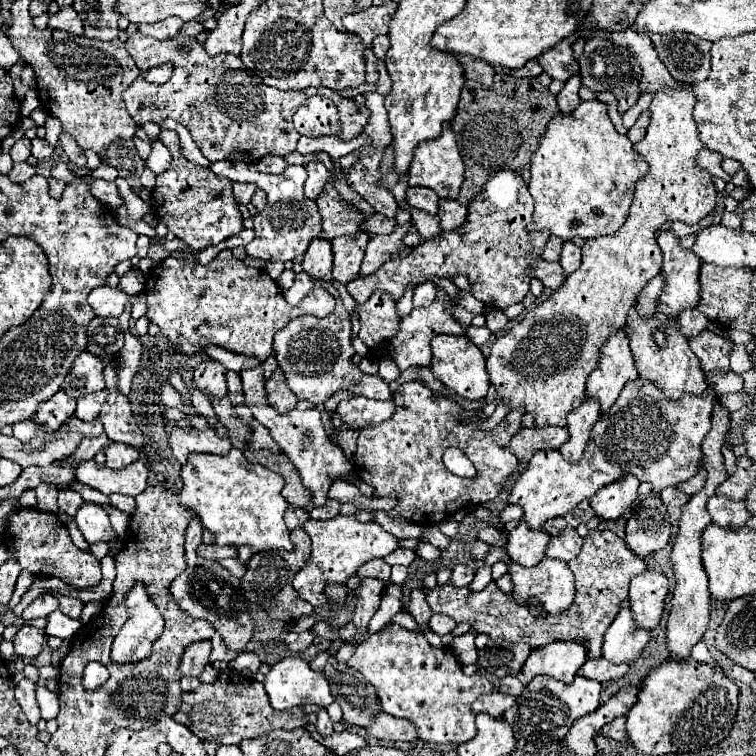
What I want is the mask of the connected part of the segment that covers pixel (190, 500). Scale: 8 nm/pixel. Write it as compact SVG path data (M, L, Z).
M233 447L225 457L203 453L189 455L187 463L181 467L181 479L183 491L179 493L179 501L199 515L203 527L215 535L215 545L249 545L253 553L295 549L283 521L283 513L289 505L281 497L281 477L263 465L249 463L239 449Z

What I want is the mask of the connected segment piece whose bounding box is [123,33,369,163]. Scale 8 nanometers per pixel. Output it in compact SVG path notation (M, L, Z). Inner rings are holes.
M135 33L125 41L125 49L133 57L141 73L161 63L173 63L173 77L165 85L149 85L149 81L143 75L139 75L133 81L133 85L125 91L123 101L133 121L137 125L143 125L147 121L161 123L167 117L179 121L191 131L193 141L209 161L225 159L231 163L255 163L265 155L287 155L295 151L297 129L293 127L293 113L311 95L327 95L337 105L341 115L341 141L351 141L353 137L361 135L369 119L369 109L365 105L343 99L331 89L311 87L305 91L285 93L275 87L269 87L253 71L245 69L239 55L225 53L209 57L203 43L199 43L193 37L187 39L183 35L177 35L173 39L157 41L141 33ZM187 41L191 41L191 53L183 55L179 47L187 45Z

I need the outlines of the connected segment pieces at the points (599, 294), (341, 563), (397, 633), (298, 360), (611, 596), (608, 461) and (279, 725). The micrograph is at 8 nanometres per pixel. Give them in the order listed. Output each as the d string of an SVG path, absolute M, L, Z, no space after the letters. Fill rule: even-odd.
M681 83L681 89L671 89L665 85L655 93L651 101L651 123L647 127L647 135L643 141L635 143L633 149L647 161L649 173L637 181L633 203L629 215L619 231L607 237L589 239L583 249L581 265L575 273L567 275L565 283L541 305L527 311L527 315L511 327L511 331L503 337L497 337L491 355L486 360L486 367L495 381L495 391L501 401L509 401L509 409L523 409L535 417L535 427L547 425L565 425L565 417L569 409L579 407L585 397L585 383L589 373L599 363L599 347L609 337L609 331L617 327L625 327L625 315L629 307L637 301L639 291L651 281L661 269L661 251L657 245L657 229L669 221L683 221L687 225L699 223L705 215L709 215L715 207L717 191L713 187L713 177L707 169L697 165L697 153L703 143L697 135L697 123L693 119L693 107L697 97L693 93L693 83Z
M337 515L337 519L331 521L309 519L303 529L311 537L311 561L301 569L301 573L295 575L295 591L314 607L327 604L328 599L323 592L327 583L345 583L347 577L355 575L363 563L375 557L385 557L399 545L399 539L375 521L359 523L353 515Z
M395 623L357 645L347 665L359 671L375 687L385 713L411 721L419 741L427 743L459 745L471 741L477 735L471 705L479 695L495 689L493 681L483 673L465 675L449 647L431 647L421 633Z
M331 283L319 285L337 299L335 311L327 319L309 315L297 317L275 335L273 349L277 353L279 367L285 371L289 387L293 389L297 399L305 399L313 405L325 403L333 393L341 389L349 389L353 395L369 399L389 399L393 393L378 374L367 375L361 369L353 367L351 357L355 355L355 349L351 345L351 315L345 311L339 293Z
M589 531L583 539L585 545L581 553L569 561L569 569L575 575L575 601L569 611L561 615L533 617L527 607L519 607L507 593L503 593L495 581L491 581L483 591L469 591L467 587L453 587L451 583L425 591L427 603L433 613L443 613L453 617L457 623L469 621L479 633L487 633L491 639L509 639L509 641L527 641L533 649L543 647L561 639L581 639L587 641L589 657L601 655L601 643L605 629L613 623L617 611L629 605L629 581L633 575L647 571L647 565L637 557L623 539L613 531Z
M637 377L625 385L613 407L595 423L581 461L569 463L557 449L537 451L515 481L509 503L521 505L525 521L529 527L537 529L553 517L567 515L601 487L611 485L625 475L649 481L653 493L659 493L669 485L679 485L697 473L701 443L709 433L715 403L717 393L711 385L701 395L685 393L679 401L671 401L657 383Z
M221 673L213 683L203 683L197 687L197 691L183 693L183 703L173 719L189 727L203 743L215 745L241 745L241 741L259 739L273 729L293 731L307 725L301 709L275 711L267 701L263 683L243 679L233 673Z

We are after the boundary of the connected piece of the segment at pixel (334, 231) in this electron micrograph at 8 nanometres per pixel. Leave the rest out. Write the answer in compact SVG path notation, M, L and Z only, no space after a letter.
M329 181L325 191L317 199L321 217L323 217L323 237L335 239L345 233L359 231L359 223L363 219L363 213L357 211L351 203L343 201L341 195L333 189L333 183Z

